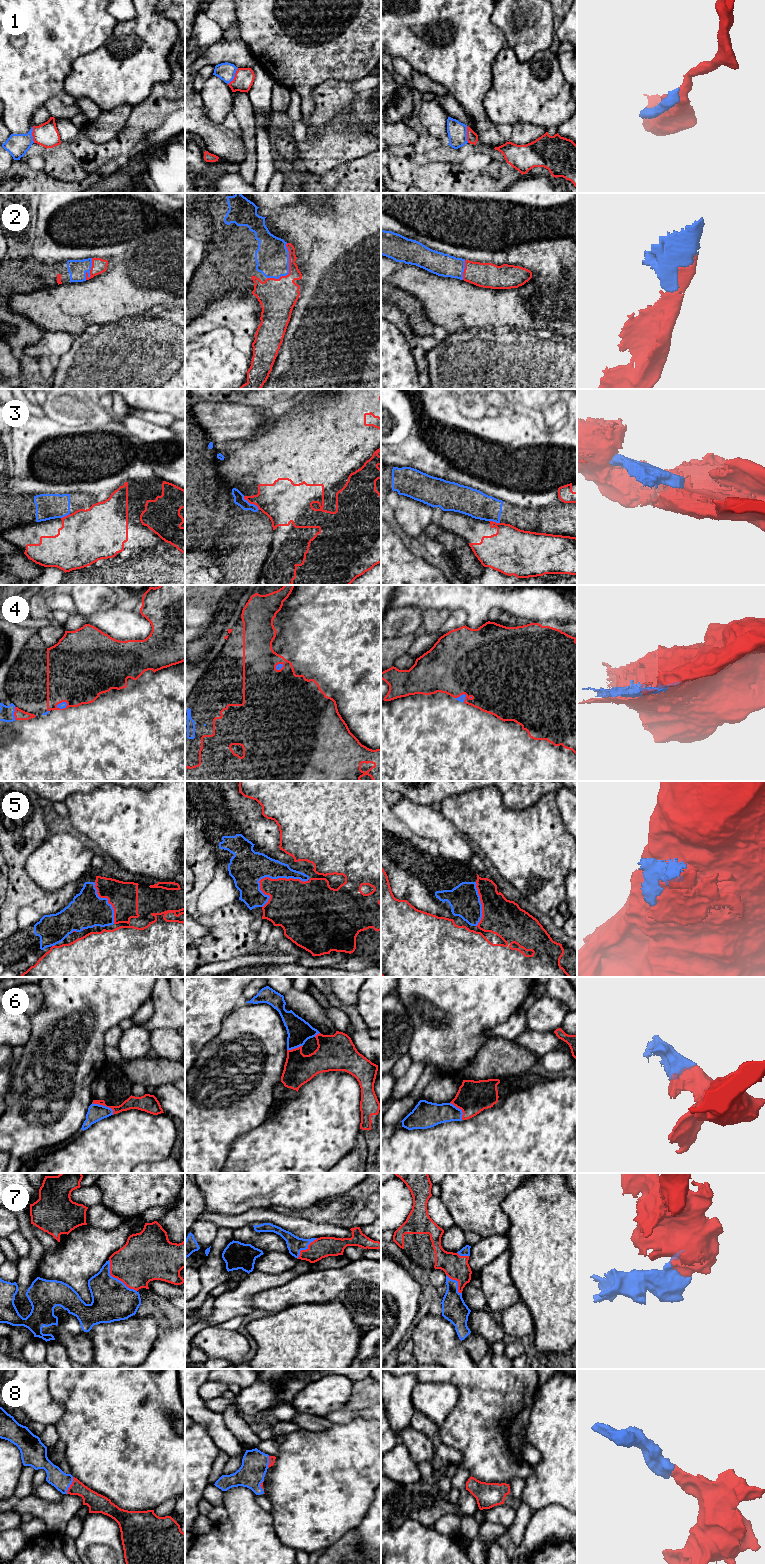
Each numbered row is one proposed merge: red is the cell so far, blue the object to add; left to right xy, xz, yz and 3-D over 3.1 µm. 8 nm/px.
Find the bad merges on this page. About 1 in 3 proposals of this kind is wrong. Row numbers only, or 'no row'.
1, 3, 4, 5

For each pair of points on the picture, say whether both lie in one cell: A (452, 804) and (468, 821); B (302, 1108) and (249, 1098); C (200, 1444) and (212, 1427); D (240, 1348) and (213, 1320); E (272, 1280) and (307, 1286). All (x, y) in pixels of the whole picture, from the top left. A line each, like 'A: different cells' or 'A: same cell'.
A: same cell
B: different cells
C: different cells
D: different cells
E: different cells

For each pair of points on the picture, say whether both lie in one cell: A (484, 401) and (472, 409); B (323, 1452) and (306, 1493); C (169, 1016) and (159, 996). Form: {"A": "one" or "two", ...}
{"A": "one", "B": "one", "C": "one"}

